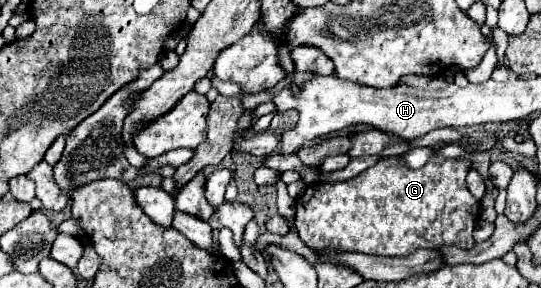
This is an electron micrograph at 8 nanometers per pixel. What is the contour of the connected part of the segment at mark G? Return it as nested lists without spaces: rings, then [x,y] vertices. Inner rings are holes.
[[[433,155],[421,169],[409,169],[395,159],[381,159],[377,165],[365,169],[349,181],[319,183],[307,187],[301,199],[295,201],[297,233],[313,249],[353,251],[385,257],[403,257],[419,247],[433,249],[433,245],[455,245],[461,249],[471,249],[475,245],[471,235],[479,215],[479,201],[467,189],[466,176],[470,169],[471,163],[464,157],[448,159]]]

